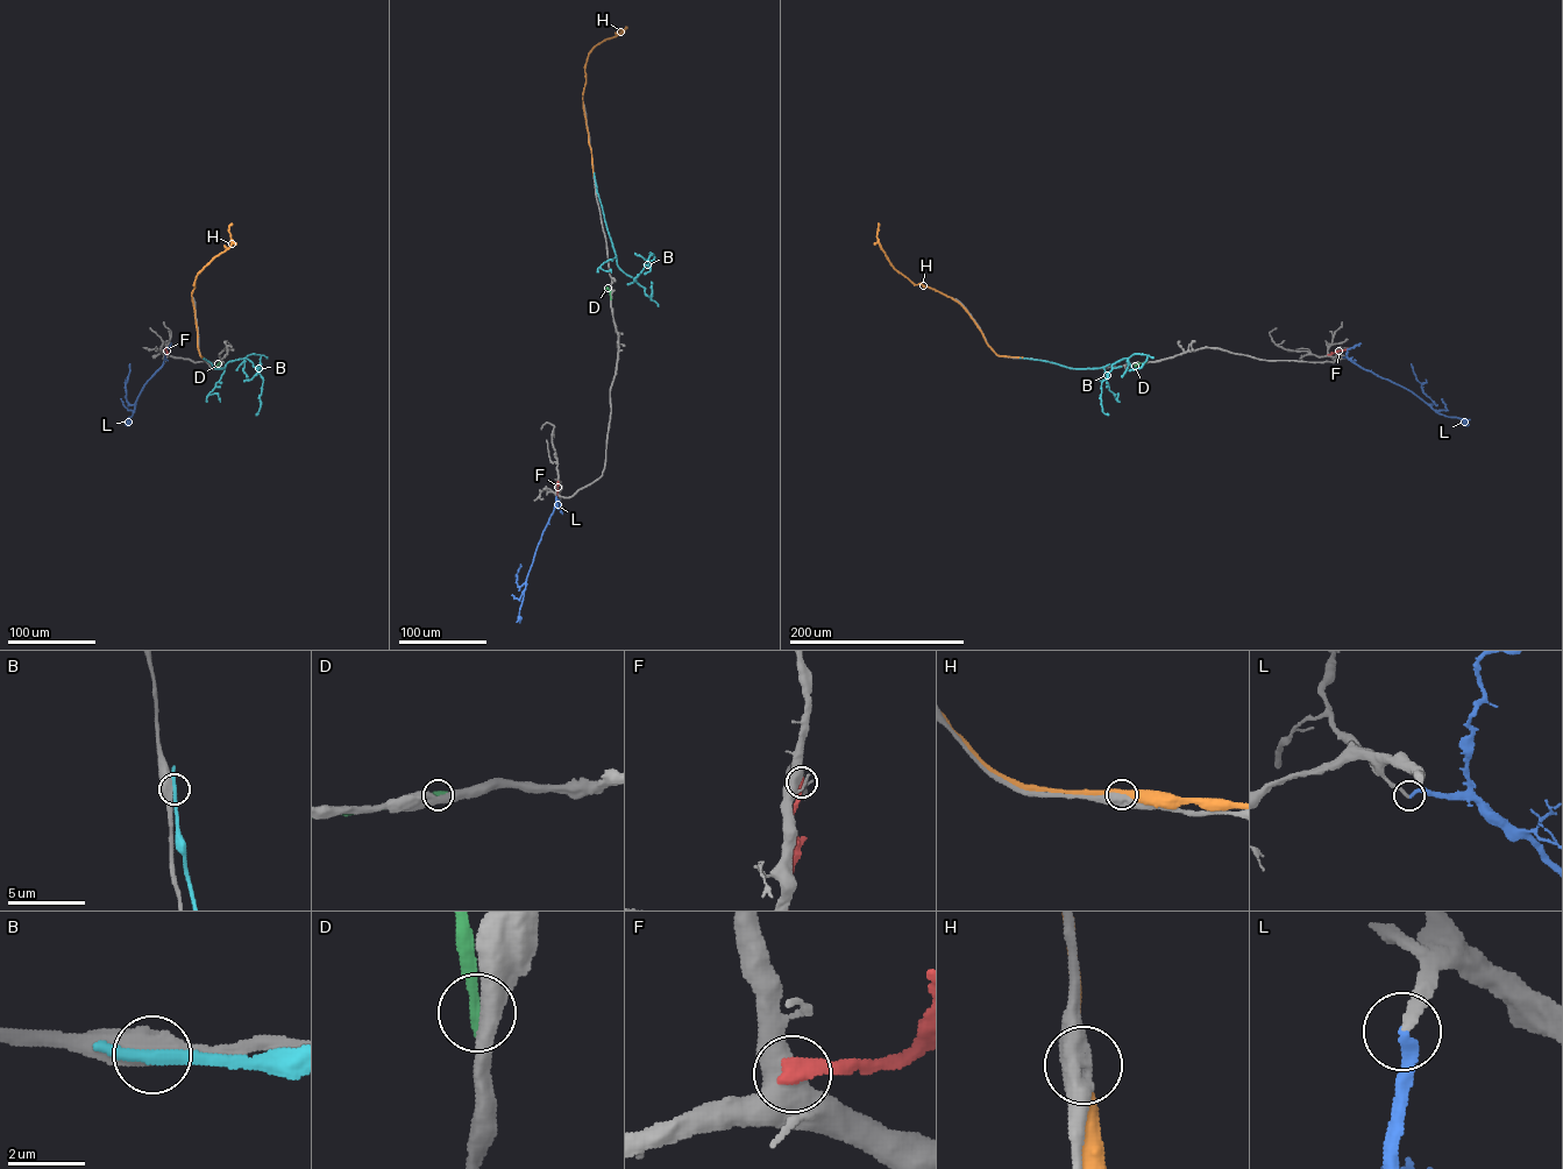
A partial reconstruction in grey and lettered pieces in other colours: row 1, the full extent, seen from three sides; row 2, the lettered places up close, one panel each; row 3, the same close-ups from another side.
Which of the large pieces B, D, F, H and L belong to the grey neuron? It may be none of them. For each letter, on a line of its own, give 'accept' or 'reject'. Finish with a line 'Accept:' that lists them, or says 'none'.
B: reject
D: reject
F: reject
H: reject
L: accept
Accept: L

